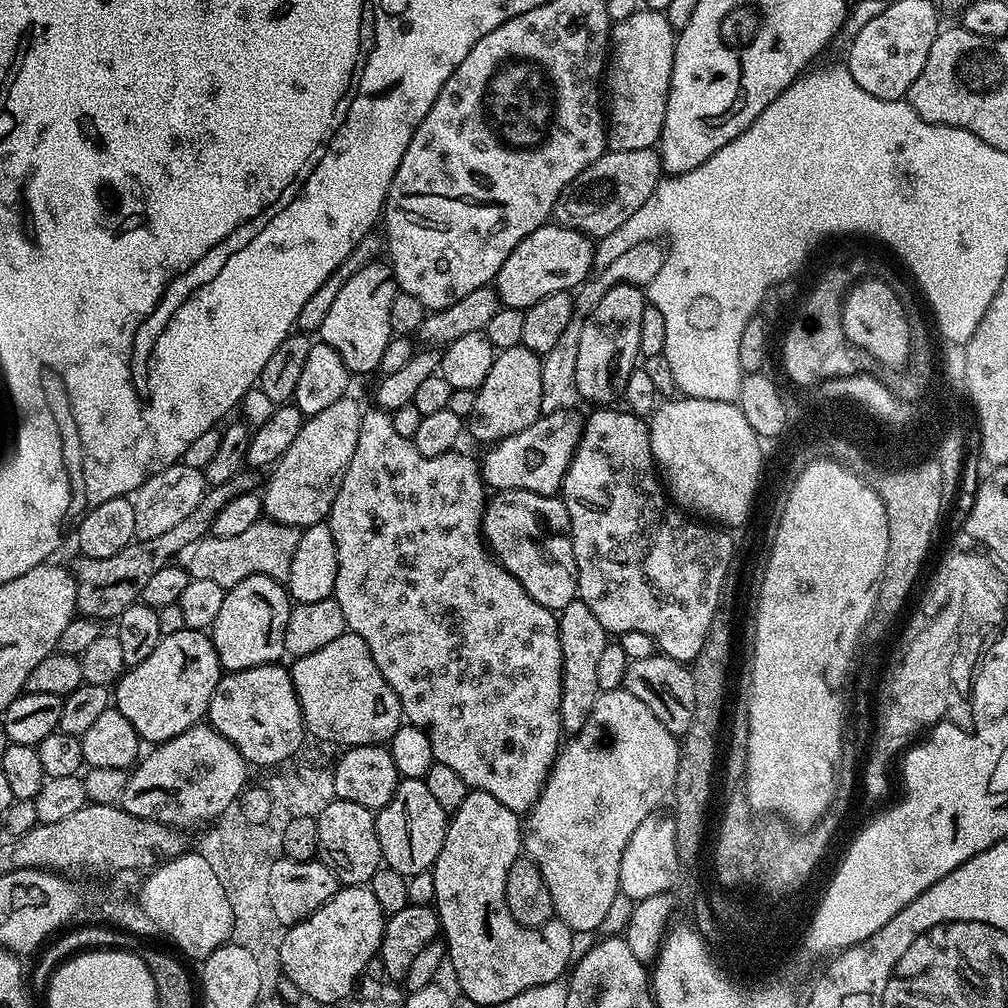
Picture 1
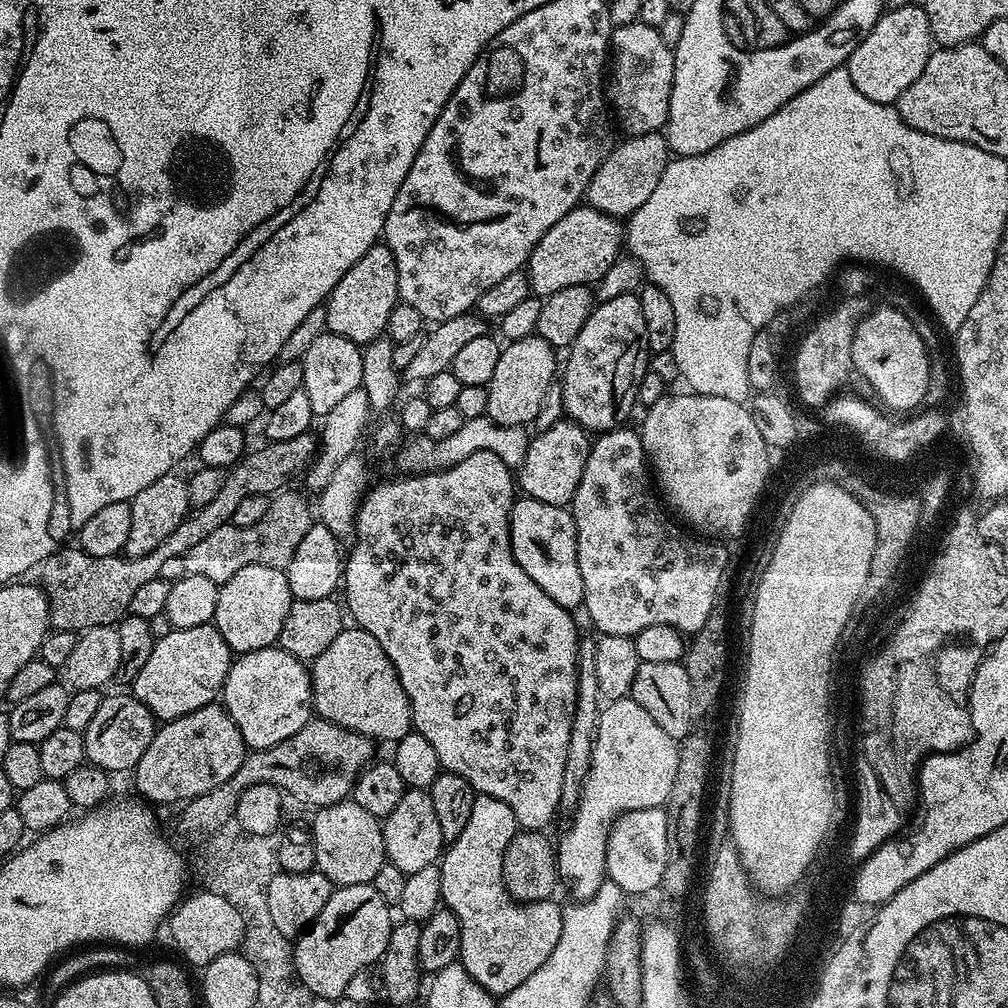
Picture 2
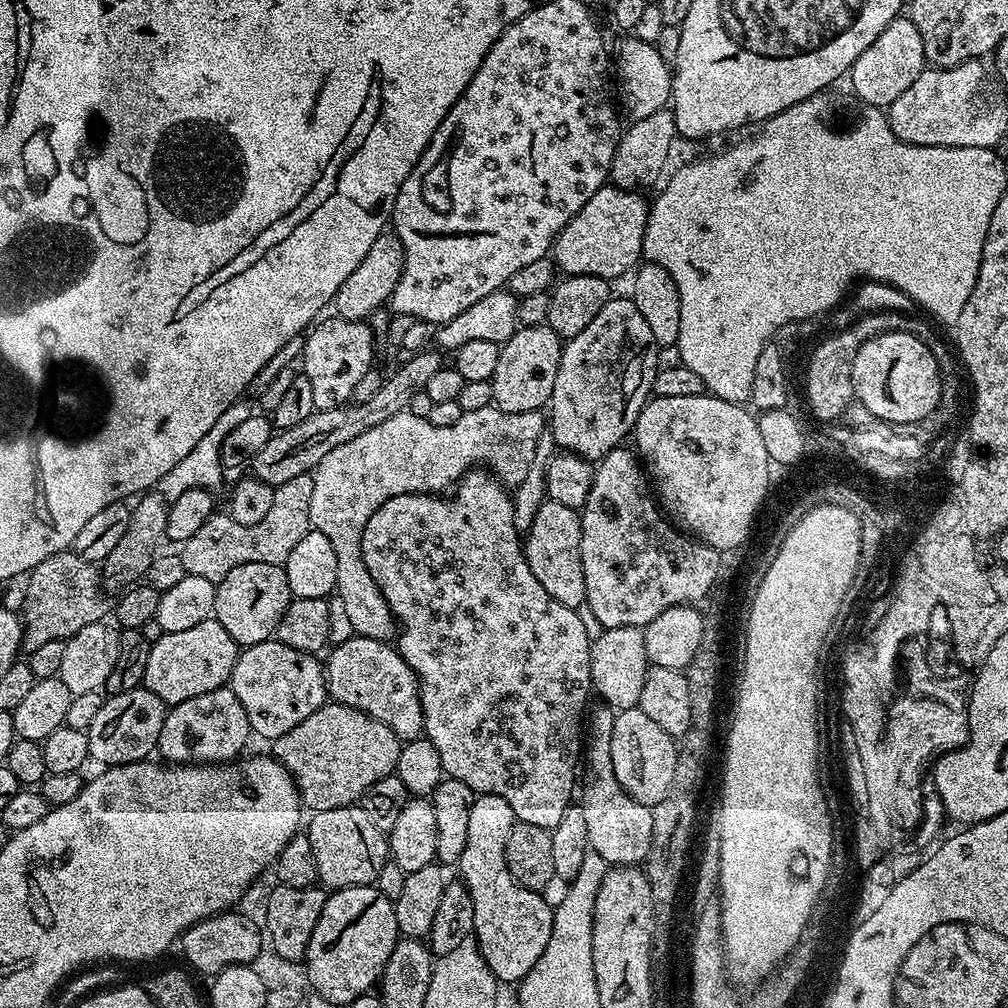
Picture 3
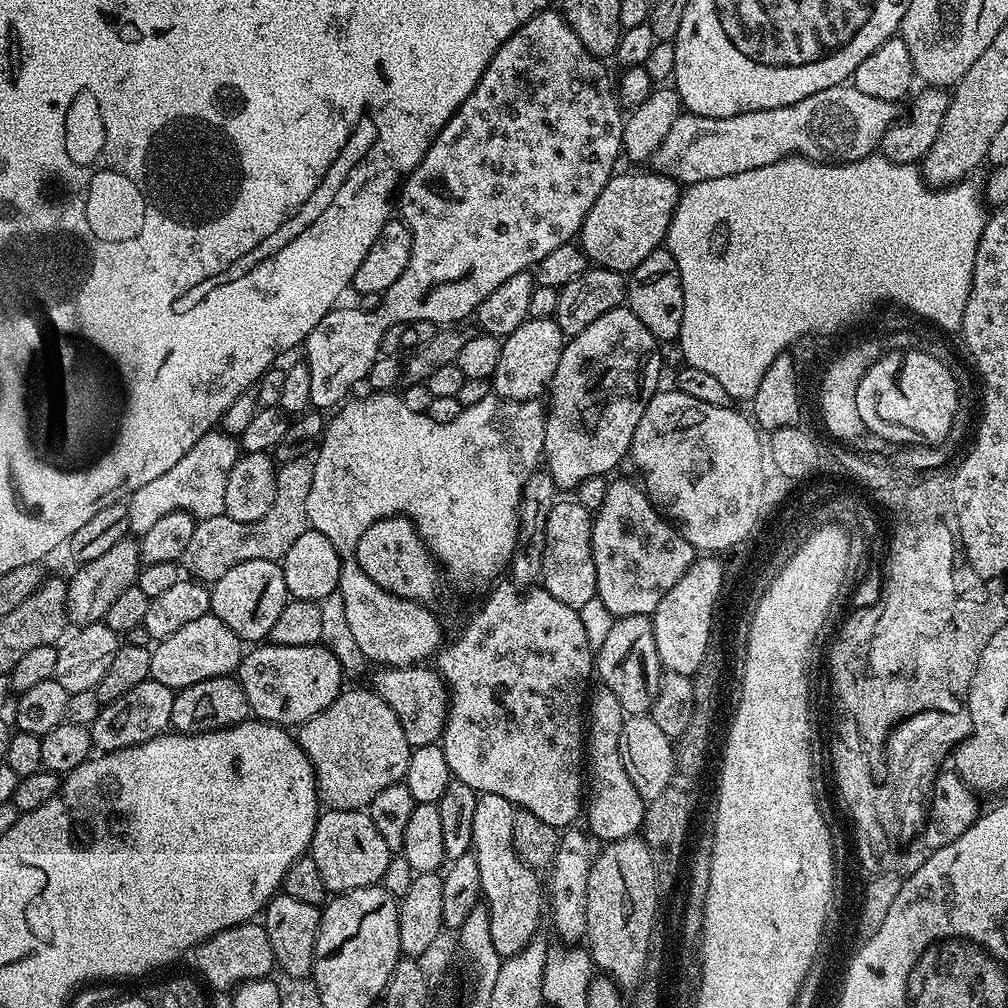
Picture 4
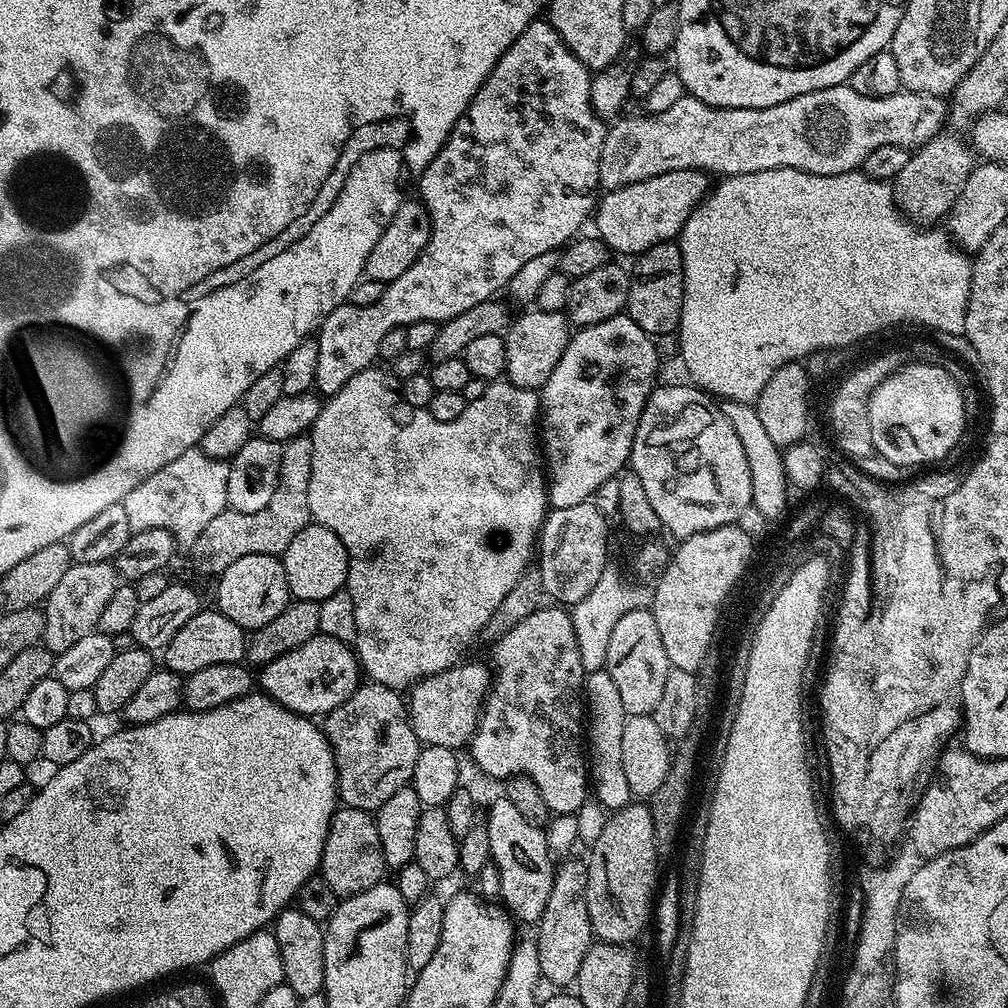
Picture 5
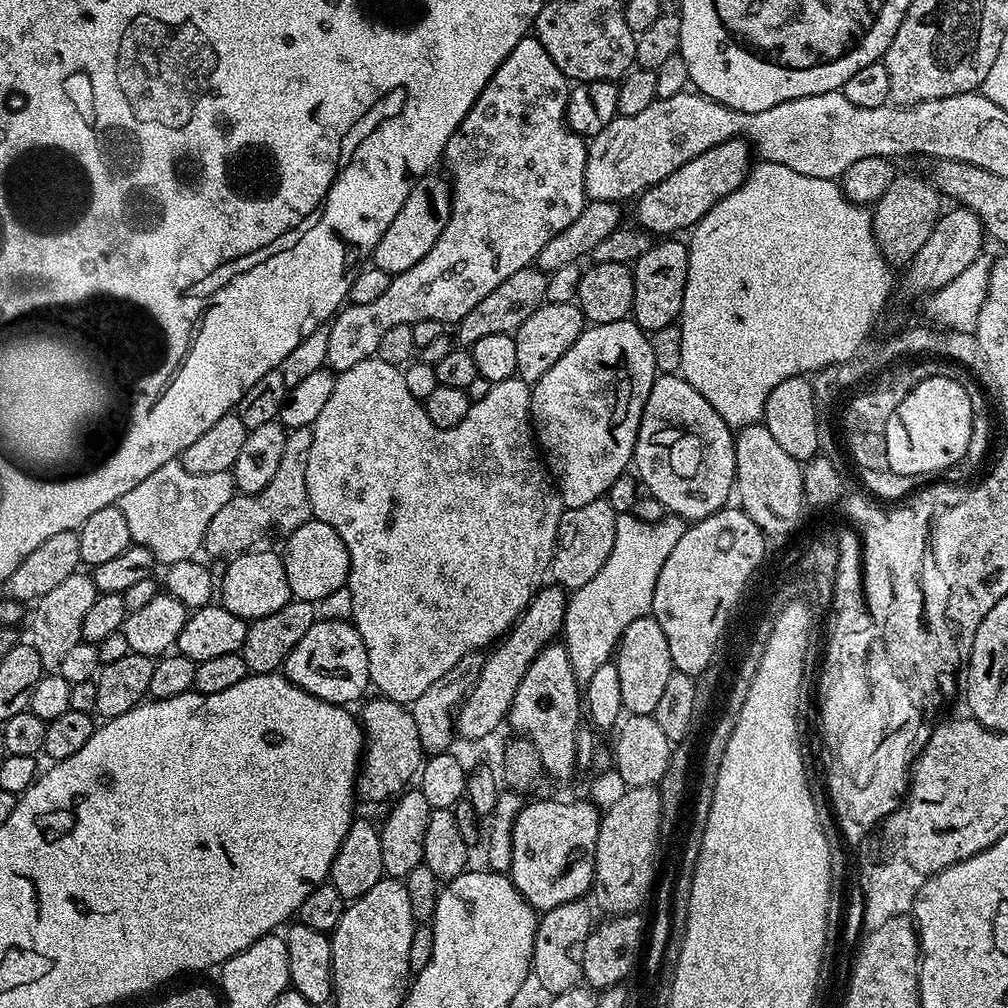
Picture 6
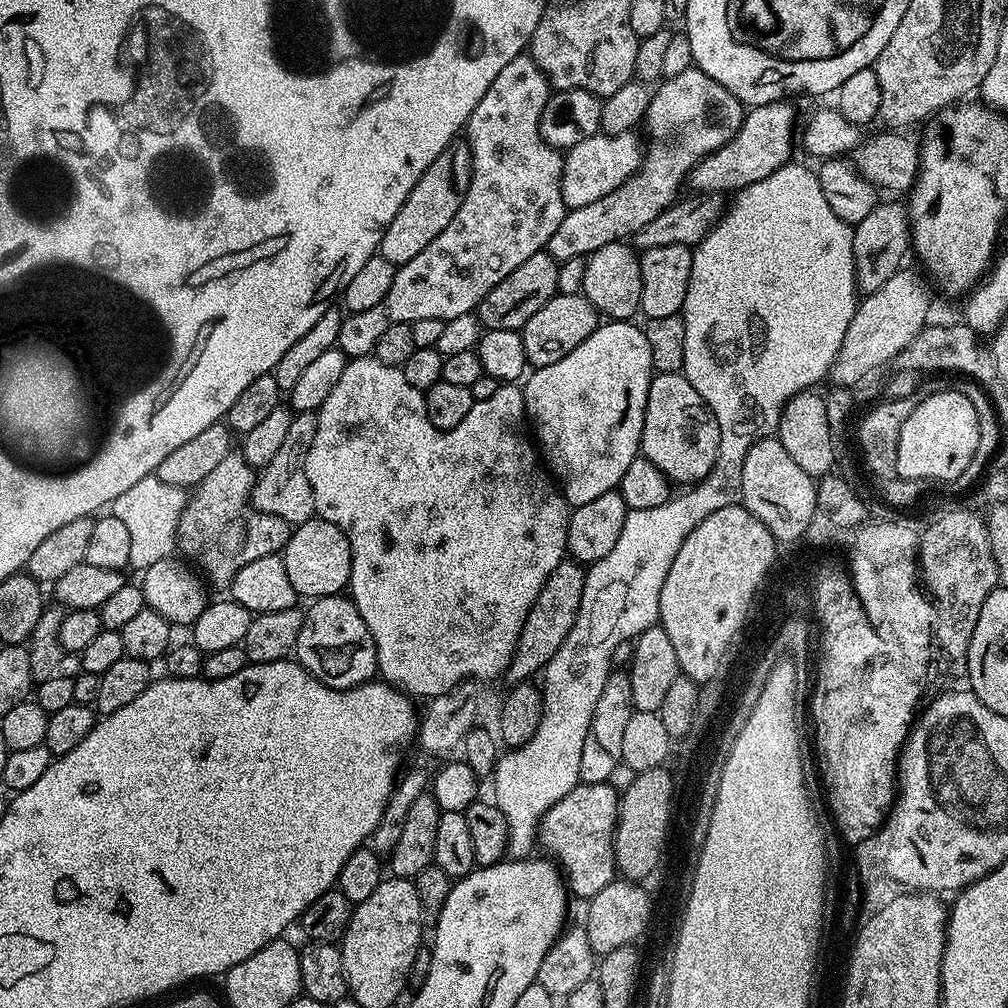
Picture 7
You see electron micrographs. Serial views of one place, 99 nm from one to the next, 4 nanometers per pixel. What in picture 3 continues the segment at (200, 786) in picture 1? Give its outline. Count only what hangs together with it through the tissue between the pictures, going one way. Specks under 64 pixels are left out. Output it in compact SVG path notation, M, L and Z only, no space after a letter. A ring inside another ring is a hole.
M225 686L171 705L164 714L156 752L161 761L169 764L222 764L237 759L248 744L248 736L252 735L238 694L234 694L232 687Z

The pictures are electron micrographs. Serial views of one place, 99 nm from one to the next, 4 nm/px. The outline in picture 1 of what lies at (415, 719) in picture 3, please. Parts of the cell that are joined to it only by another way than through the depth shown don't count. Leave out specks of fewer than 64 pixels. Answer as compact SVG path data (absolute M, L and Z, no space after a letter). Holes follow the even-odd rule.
M353 632L334 638L334 642L314 650L314 654L295 657L290 671L309 737L328 744L387 745L402 723L398 694L390 690L378 670L366 642Z

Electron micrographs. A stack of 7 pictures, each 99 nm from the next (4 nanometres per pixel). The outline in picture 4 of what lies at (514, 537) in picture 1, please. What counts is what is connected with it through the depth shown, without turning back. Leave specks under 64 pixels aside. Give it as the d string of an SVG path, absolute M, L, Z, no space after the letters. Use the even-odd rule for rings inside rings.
M557 499L546 519L545 558L540 575L543 591L549 592L558 602L579 610L586 602L597 599L594 554L592 553L593 513L575 499Z

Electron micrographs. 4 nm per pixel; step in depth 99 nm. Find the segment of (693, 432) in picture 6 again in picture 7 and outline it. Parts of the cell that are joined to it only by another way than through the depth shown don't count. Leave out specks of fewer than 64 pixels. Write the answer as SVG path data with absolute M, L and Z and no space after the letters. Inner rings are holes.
M655 373L648 387L644 429L640 435L642 455L654 462L673 485L695 486L710 474L718 458L719 441L720 431L714 414L684 375Z

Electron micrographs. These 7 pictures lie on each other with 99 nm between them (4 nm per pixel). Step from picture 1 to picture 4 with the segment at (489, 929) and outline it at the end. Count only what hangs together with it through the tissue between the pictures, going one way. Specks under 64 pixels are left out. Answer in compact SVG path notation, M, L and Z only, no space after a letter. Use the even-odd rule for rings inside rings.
M489 792L478 795L478 806L474 810L474 842L472 851L476 854L478 862L478 878L480 879L480 891L486 901L486 907L490 914L490 934L494 942L494 950L502 958L518 954L530 942L530 938L537 935L536 911L542 908L542 880L531 867L520 859L512 844L512 831L514 830L514 806L502 794L490 794Z

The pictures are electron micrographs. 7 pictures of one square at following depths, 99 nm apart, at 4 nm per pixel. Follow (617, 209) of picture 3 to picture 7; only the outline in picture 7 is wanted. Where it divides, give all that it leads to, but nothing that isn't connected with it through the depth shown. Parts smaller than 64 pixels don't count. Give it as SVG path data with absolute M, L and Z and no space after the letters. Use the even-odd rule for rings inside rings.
M775 100L772 104L757 104L744 113L744 121L726 146L703 156L686 177L687 187L696 194L735 194L754 182L762 182L774 174L792 156L792 131L796 128L796 112L791 103Z

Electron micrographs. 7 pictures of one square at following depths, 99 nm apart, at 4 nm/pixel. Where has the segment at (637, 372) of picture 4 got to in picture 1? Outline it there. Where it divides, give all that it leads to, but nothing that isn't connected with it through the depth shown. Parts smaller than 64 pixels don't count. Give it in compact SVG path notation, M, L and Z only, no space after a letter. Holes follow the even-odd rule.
M619 286L607 290L606 294L602 297L602 302L598 303L598 306L595 306L593 313L589 317L586 317L584 320L585 328L582 330L581 334L581 350L580 350L580 361L575 367L576 379L576 395L582 401L589 400L592 403L592 406L612 406L617 403L623 397L624 387L628 381L628 376L631 374L635 368L638 367L638 361L641 359L639 344L642 342L642 314L644 313L646 307L646 292L643 287L625 287Z

